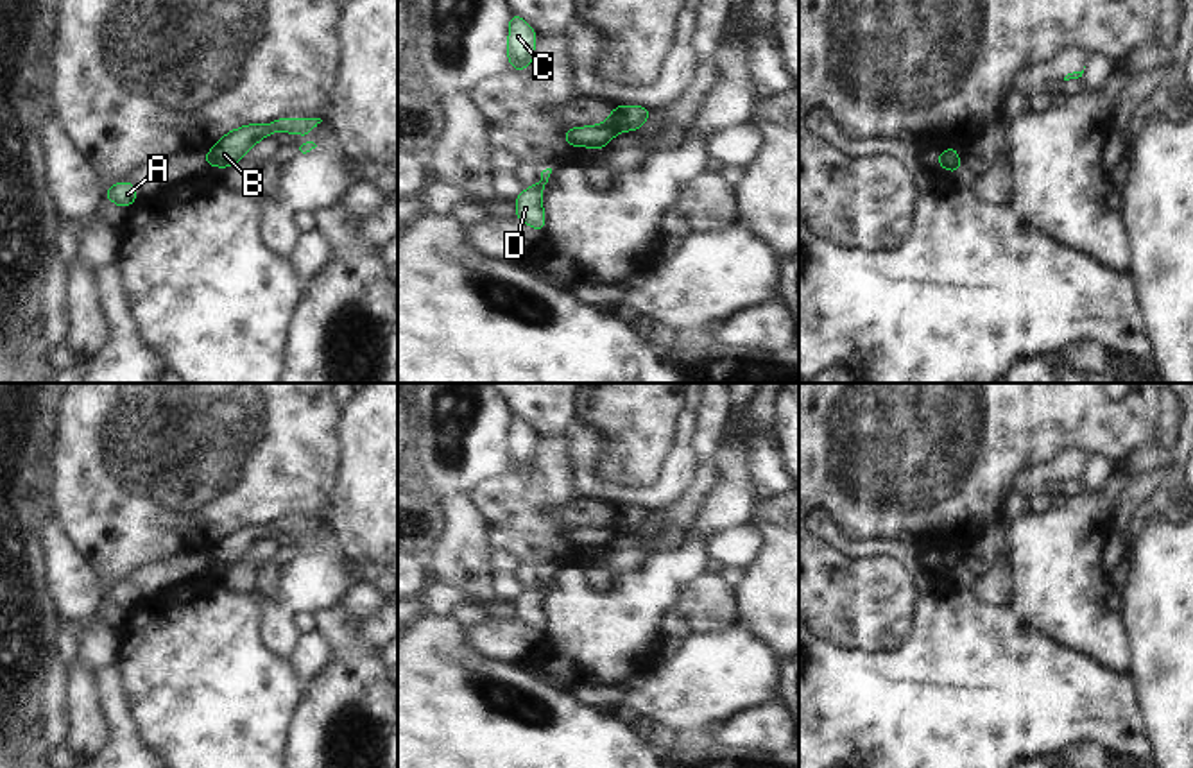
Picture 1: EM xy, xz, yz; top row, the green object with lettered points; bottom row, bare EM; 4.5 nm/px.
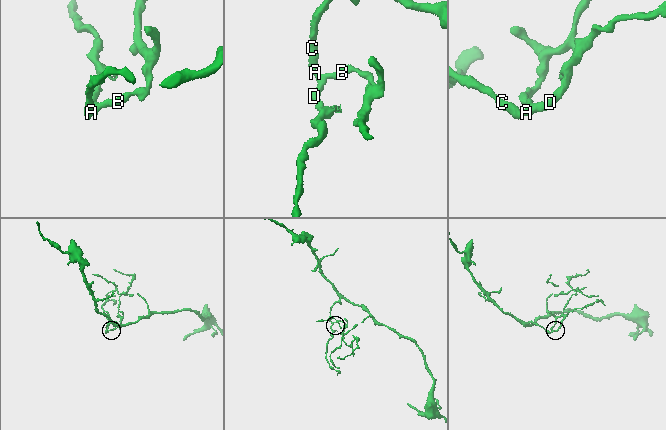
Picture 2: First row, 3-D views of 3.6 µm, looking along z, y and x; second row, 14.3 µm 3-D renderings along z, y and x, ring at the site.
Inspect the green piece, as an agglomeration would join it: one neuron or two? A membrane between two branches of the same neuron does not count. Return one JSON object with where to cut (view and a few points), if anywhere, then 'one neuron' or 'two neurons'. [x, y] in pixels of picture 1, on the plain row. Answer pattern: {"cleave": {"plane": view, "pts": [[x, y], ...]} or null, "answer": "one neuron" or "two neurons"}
{"cleave": {"plane": "xz", "pts": [[608, 521], [617, 532]]}, "answer": "two neurons"}

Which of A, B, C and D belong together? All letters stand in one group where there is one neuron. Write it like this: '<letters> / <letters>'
A C D / B

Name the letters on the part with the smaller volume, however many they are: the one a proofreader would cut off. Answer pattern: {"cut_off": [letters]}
{"cut_off": ["B"]}

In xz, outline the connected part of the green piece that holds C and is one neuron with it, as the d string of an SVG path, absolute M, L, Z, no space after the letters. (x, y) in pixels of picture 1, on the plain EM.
M518 415L509 419L509 448L507 458L514 473L525 471L534 462L534 430Z

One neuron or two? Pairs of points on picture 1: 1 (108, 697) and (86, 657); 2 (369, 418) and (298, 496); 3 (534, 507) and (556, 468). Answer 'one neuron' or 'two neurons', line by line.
1: two neurons
2: two neurons
3: one neuron

